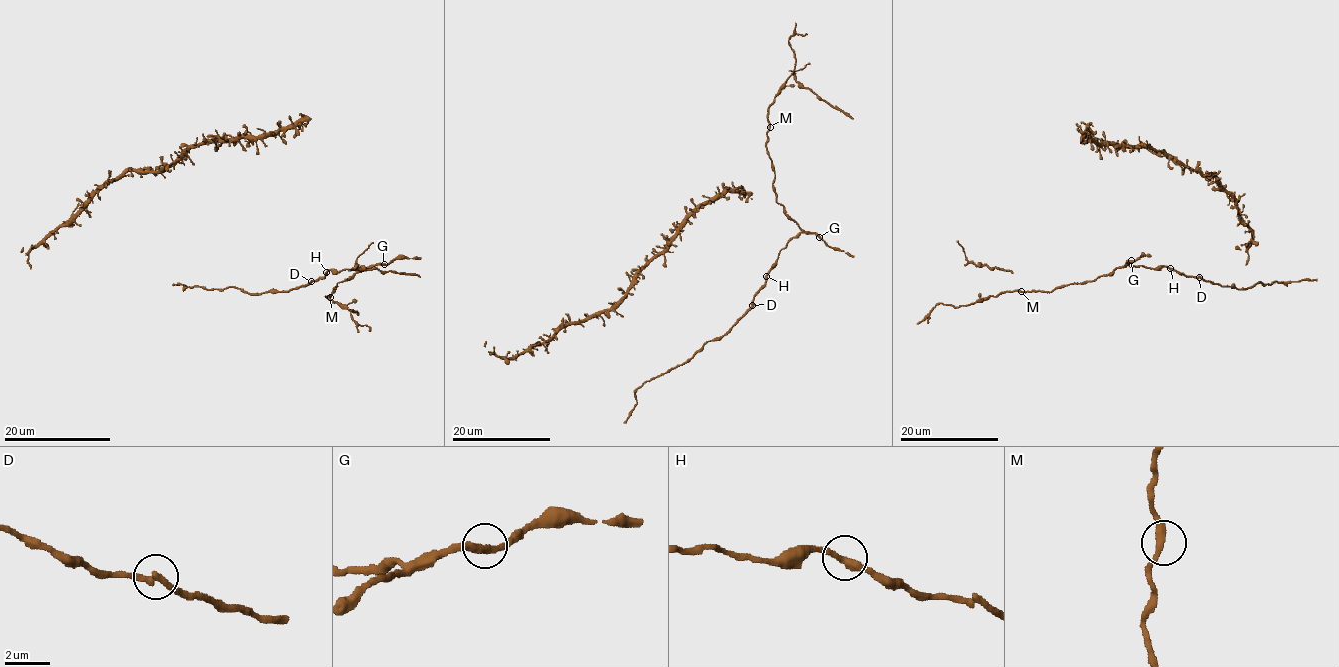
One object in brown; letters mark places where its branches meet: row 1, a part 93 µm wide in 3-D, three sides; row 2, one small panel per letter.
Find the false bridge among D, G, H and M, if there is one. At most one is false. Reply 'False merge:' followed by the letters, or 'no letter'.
False merge: no letter

